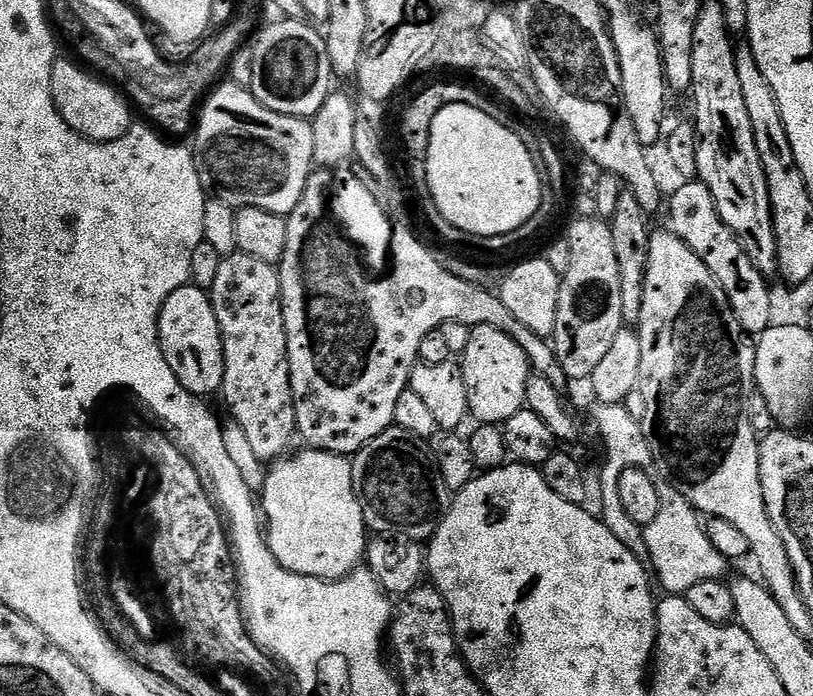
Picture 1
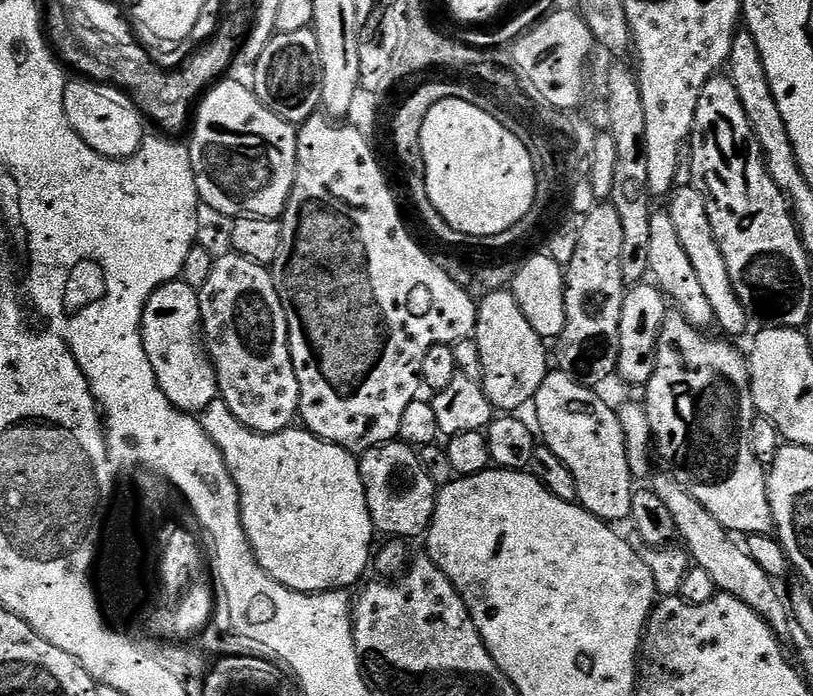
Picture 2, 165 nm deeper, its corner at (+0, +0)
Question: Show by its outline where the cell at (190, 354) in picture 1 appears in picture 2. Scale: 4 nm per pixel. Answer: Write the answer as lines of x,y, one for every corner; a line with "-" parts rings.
183,278
163,284
146,302
140,323
142,342
162,394
175,408
199,414
218,398
216,367
208,356
200,326
200,294

